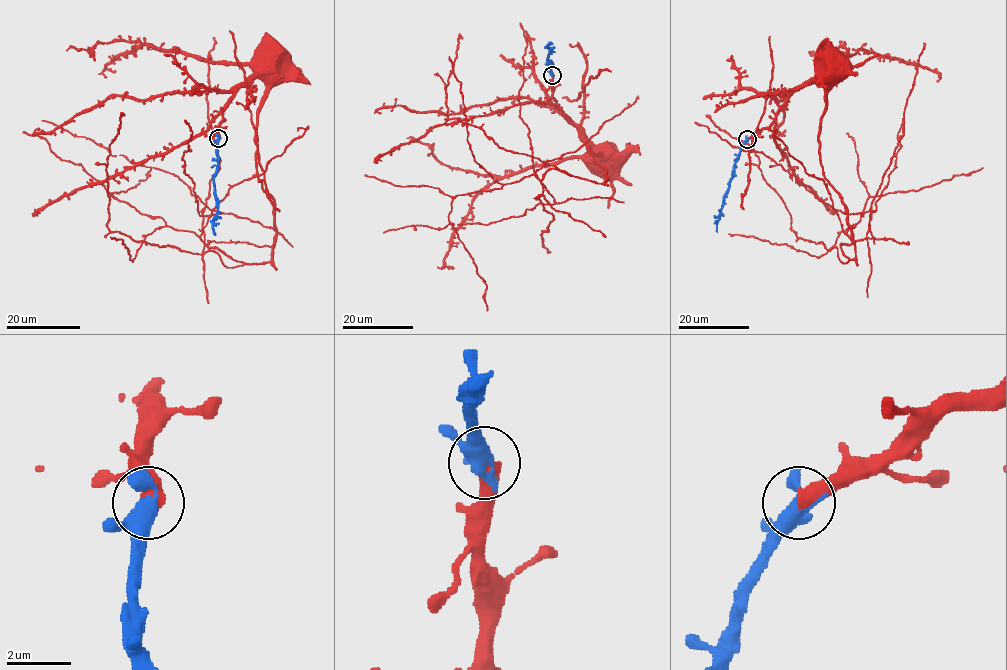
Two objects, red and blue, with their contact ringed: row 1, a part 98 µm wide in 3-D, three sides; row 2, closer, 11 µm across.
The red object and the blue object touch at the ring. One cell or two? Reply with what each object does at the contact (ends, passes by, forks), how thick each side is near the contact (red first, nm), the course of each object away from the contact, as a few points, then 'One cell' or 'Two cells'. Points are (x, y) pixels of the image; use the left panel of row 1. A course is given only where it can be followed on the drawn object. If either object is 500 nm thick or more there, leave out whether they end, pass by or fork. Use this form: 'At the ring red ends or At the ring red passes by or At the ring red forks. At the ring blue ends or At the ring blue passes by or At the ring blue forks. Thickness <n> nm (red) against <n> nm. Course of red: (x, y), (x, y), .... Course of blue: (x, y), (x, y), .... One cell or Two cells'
Thickness 500 nm (red) against 460 nm. Course of red: (219, 138), (224, 104), (268, 62). Course of blue: (219, 138), (214, 180), (215, 235). One cell

